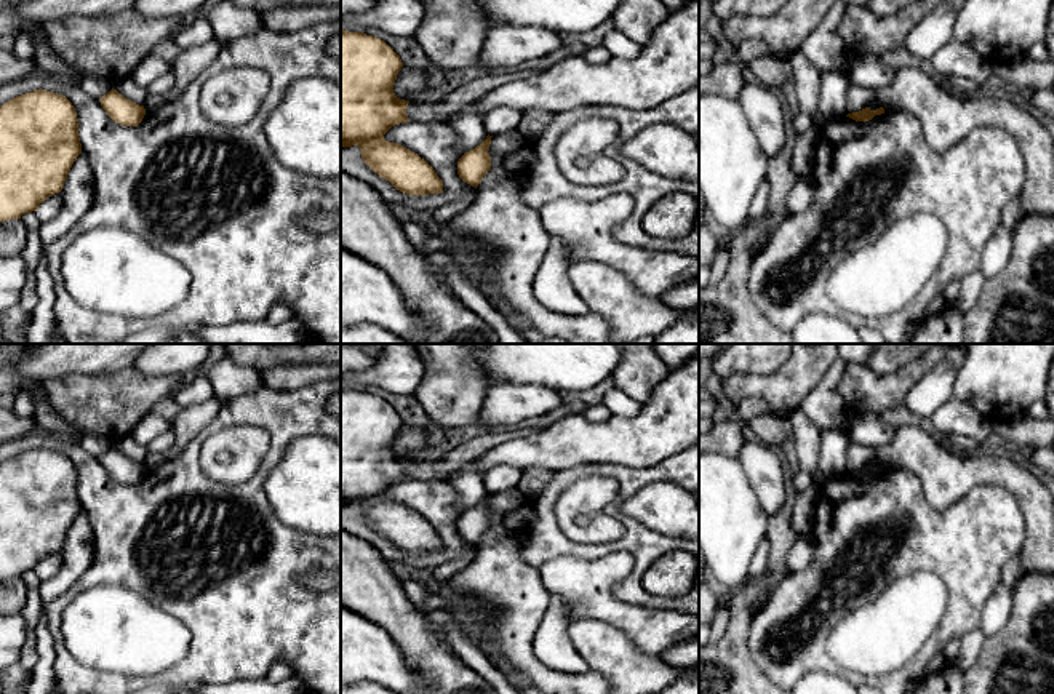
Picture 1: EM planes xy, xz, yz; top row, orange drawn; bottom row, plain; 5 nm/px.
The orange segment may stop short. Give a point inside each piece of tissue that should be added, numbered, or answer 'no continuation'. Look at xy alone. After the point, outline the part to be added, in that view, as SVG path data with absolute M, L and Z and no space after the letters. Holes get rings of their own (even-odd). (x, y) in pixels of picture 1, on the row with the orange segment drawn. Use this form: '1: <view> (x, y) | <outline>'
no continuation

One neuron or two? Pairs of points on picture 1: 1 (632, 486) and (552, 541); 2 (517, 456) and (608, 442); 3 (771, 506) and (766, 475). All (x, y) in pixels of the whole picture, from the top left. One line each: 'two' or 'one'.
1: one
2: one
3: one

